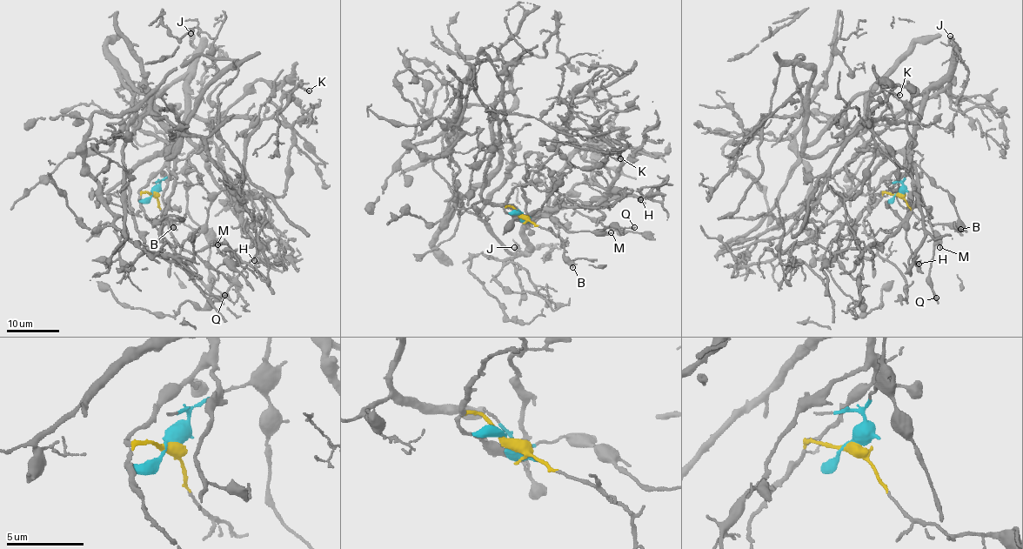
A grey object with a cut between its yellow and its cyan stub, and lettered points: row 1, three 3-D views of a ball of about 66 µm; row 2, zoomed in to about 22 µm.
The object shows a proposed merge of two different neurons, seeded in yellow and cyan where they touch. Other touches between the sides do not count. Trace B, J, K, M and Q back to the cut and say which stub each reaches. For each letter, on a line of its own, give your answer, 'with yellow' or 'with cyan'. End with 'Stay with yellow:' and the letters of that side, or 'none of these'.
B: with yellow
J: with yellow
K: with yellow
M: with cyan
Q: with cyan
Stay with yellow: B, J, K

